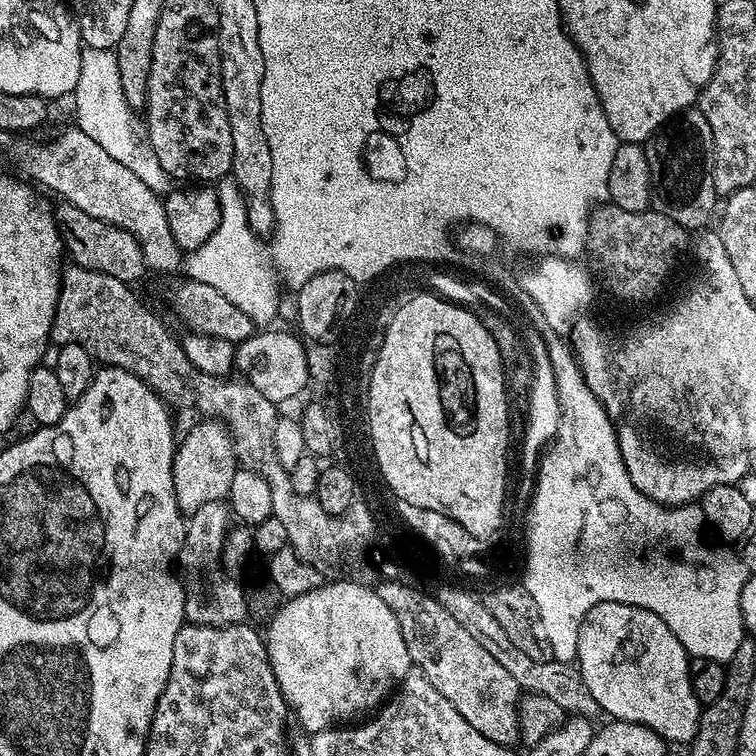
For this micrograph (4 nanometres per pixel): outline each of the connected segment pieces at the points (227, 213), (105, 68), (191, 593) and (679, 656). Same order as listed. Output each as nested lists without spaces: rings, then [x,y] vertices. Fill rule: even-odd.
[[[222,182],[216,189],[220,206],[218,229],[191,253],[190,260],[196,266],[206,266],[205,280],[215,283],[220,294],[250,314],[253,325],[271,325],[268,323],[278,312],[284,281],[284,268],[280,268],[280,260],[276,260],[276,241],[270,238],[269,242],[262,242],[257,238],[259,235],[249,226],[247,209],[235,183]]]
[[[85,47],[81,51],[80,73],[74,99],[75,127],[94,138],[111,158],[132,170],[150,190],[159,194],[169,191],[170,177],[162,170],[158,158],[146,150],[143,143],[136,144],[136,128],[132,125],[134,109],[127,104],[126,96],[122,94],[122,74],[118,74],[118,58],[113,49]]]
[[[224,500],[208,502],[202,506],[202,510],[187,517],[184,545],[180,547],[178,557],[178,572],[184,585],[184,618],[187,623],[221,628],[242,624],[249,619],[244,597],[245,585],[240,585],[241,581],[230,575],[223,566],[223,542],[229,529],[230,509]]]
[[[602,602],[584,615],[579,627],[575,663],[597,707],[611,719],[652,728],[673,745],[691,745],[702,711],[690,686],[689,659],[658,614],[633,604]]]

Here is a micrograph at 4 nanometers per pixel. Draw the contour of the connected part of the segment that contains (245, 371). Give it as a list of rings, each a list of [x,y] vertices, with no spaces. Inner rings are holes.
[[[272,330],[253,331],[250,338],[236,345],[235,371],[247,383],[253,384],[258,391],[266,394],[266,398],[270,398],[273,404],[280,406],[283,405],[283,400],[292,400],[296,392],[302,391],[306,386],[309,387],[309,349],[295,331],[294,333],[268,331]]]

